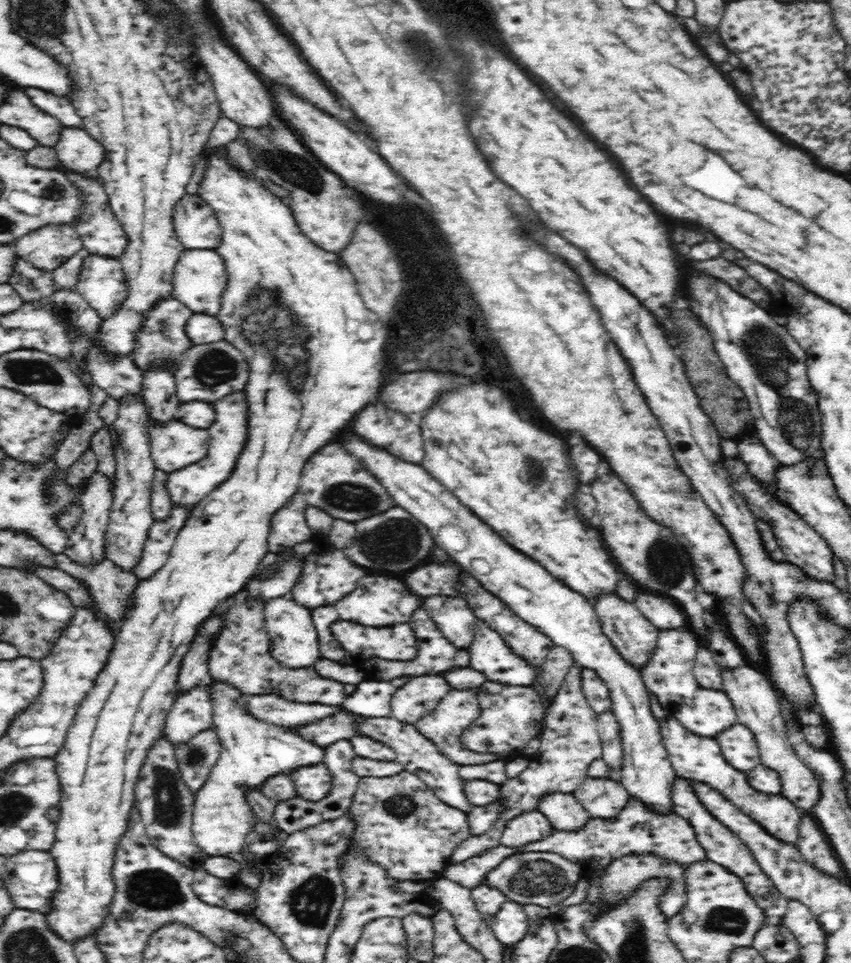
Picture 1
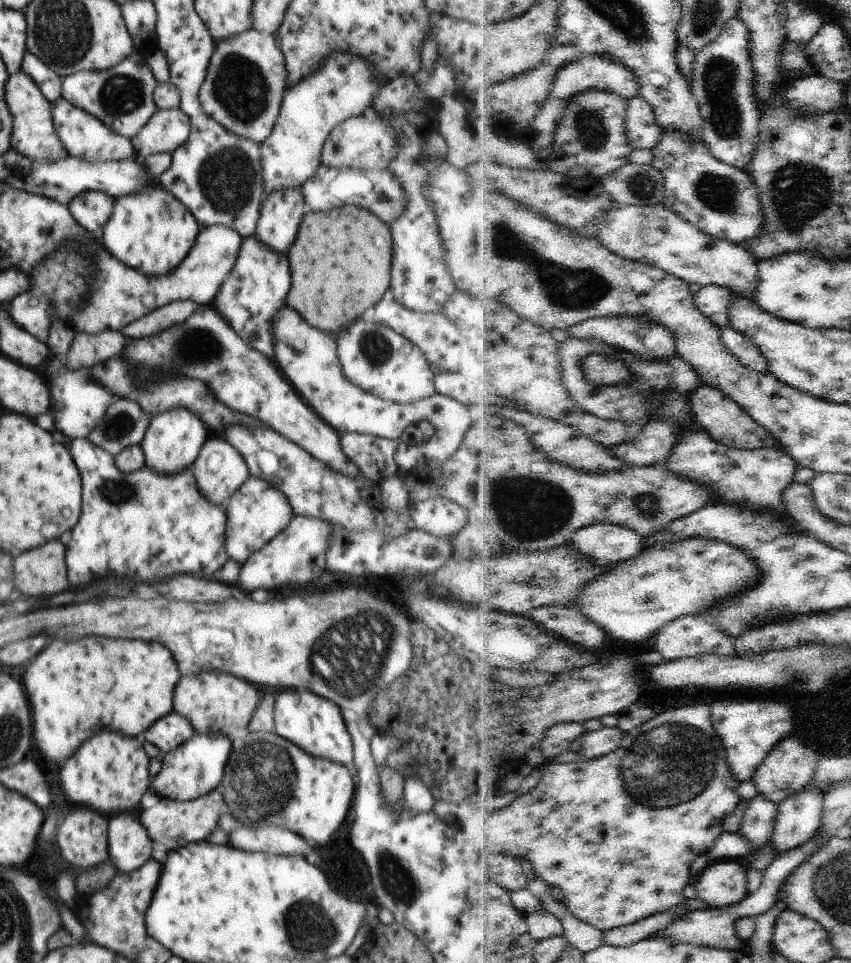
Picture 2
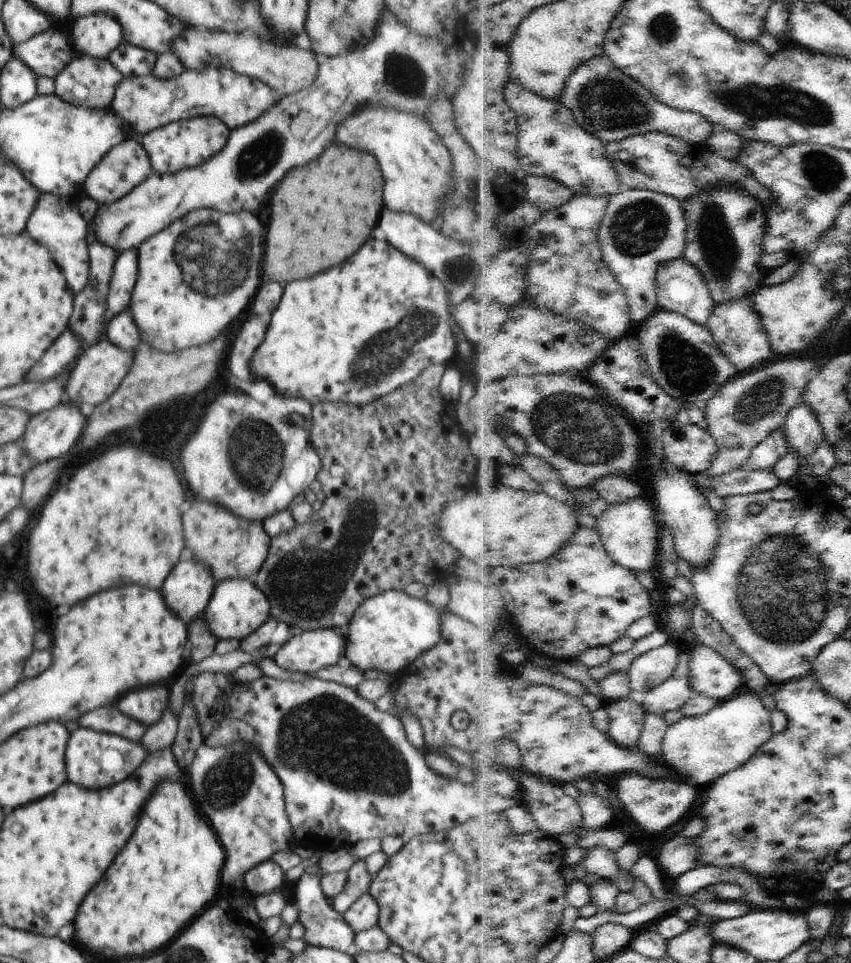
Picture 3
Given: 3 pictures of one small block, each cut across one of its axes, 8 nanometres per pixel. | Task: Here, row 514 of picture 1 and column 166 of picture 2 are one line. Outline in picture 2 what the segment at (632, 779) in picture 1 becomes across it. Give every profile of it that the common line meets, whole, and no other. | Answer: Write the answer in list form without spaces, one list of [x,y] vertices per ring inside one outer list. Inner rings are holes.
[[[185,408],[159,413],[150,419],[145,437],[140,444],[146,466],[158,474],[166,475],[180,473],[184,468],[188,468],[196,460],[208,438],[207,428],[194,413],[188,412]]]

